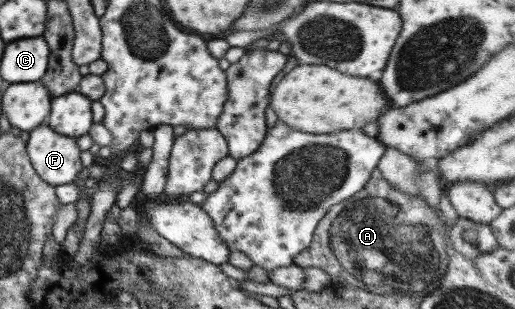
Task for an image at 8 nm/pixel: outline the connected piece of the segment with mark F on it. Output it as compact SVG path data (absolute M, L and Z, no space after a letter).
M46 124L28 132L25 149L36 175L52 187L72 183L83 168L75 139L55 133Z

